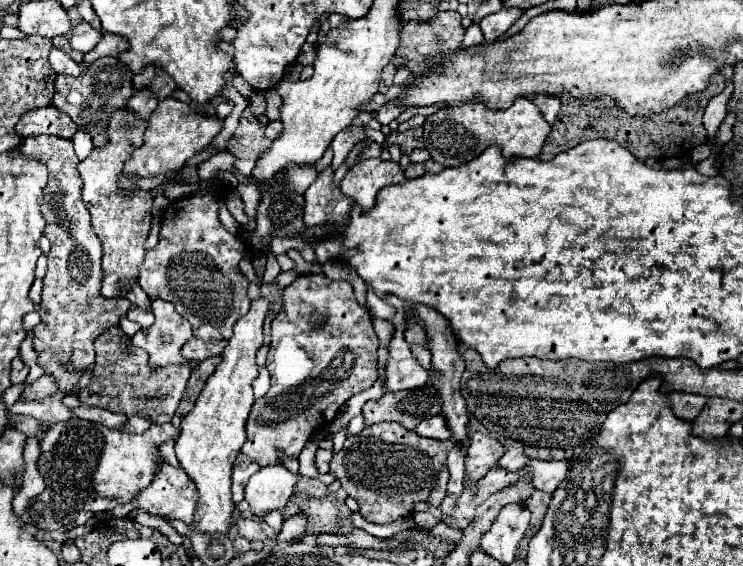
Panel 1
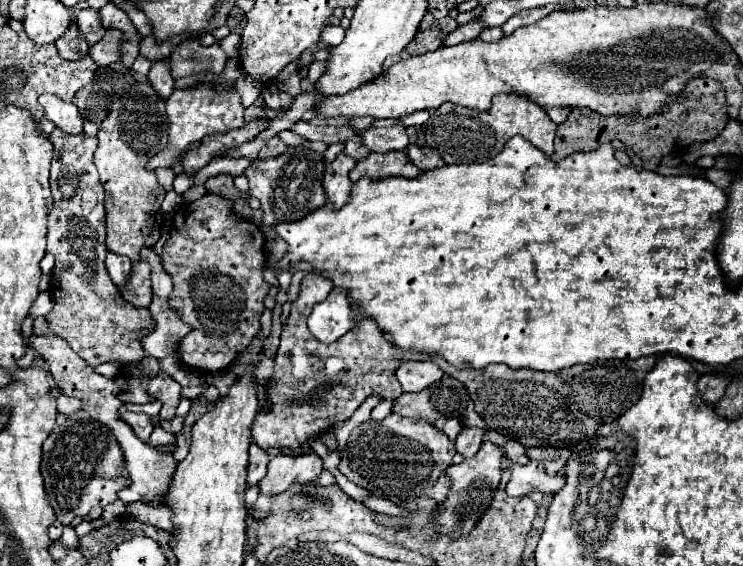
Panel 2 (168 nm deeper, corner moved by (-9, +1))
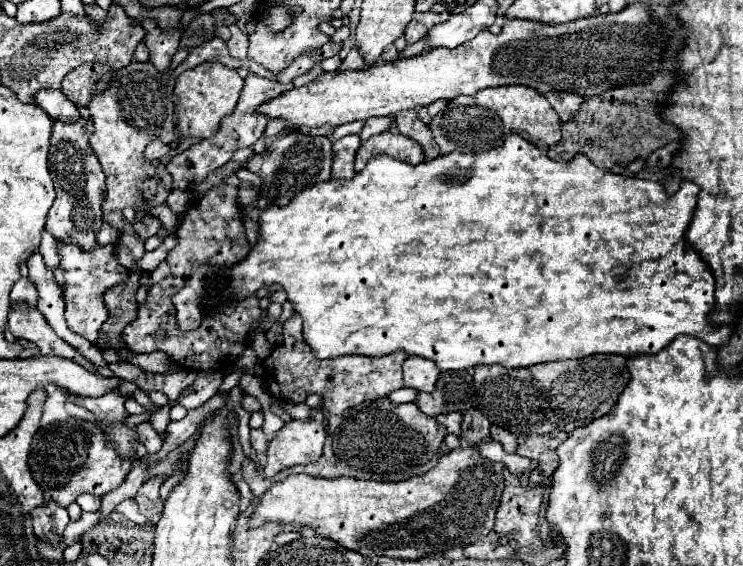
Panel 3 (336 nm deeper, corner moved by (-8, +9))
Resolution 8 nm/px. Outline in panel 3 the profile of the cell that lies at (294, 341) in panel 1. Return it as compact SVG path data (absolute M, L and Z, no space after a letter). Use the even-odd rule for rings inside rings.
M292 313L292 317L284 323L284 341L274 347L274 351L262 363L262 379L278 401L304 403L308 395L318 393L330 413L342 415L354 405L386 397L390 391L400 389L404 359L404 351L394 351L382 357L342 355L336 359L316 359L310 345L302 339L302 317Z

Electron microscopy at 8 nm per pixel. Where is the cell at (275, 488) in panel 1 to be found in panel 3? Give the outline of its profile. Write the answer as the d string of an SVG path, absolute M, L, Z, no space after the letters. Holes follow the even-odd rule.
M312 411L310 421L290 421L270 441L264 475L274 477L276 473L294 467L308 465L320 459L326 439L324 417L320 411Z

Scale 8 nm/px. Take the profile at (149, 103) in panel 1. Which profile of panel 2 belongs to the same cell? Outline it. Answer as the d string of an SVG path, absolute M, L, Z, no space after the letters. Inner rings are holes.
M167 59L153 63L153 67L151 67L151 71L147 73L147 77L149 77L149 83L153 85L153 89L155 89L163 99L167 99L167 97L173 93L175 79L171 77L171 67L169 67L169 61L167 61Z

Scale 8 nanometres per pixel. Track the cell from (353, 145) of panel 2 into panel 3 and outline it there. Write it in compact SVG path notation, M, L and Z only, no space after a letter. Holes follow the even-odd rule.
M372 117L368 121L364 121L364 127L362 127L362 133L360 133L360 141L368 141L372 135L378 135L382 131L386 131L390 127L392 119L390 117Z

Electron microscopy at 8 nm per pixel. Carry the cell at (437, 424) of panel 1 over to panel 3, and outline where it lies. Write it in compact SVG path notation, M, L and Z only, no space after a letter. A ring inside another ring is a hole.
M446 413L446 415L438 415L436 417L438 423L446 425L448 433L452 435L460 435L460 423L462 423L462 415L460 413Z

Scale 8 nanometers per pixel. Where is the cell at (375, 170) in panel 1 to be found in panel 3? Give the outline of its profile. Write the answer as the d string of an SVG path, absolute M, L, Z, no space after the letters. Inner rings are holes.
M386 131L386 133L374 135L372 139L368 139L366 143L360 145L360 149L356 151L354 169L362 171L364 165L376 155L390 155L390 157L406 161L410 165L418 165L424 161L422 147L414 139L408 139L406 135L400 135L394 131Z

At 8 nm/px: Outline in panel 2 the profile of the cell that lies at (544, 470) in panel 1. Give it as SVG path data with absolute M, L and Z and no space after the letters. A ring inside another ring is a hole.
M529 461L527 465L517 465L509 463L511 469L511 481L507 485L507 493L513 497L521 495L531 495L535 491L539 493L557 493L565 485L563 475L547 475L541 463Z

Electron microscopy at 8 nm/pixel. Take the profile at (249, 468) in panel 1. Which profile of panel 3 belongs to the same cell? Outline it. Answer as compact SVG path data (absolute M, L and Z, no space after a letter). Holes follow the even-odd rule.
M262 429L250 431L250 443L258 455L264 455L268 451L268 437L262 433Z

